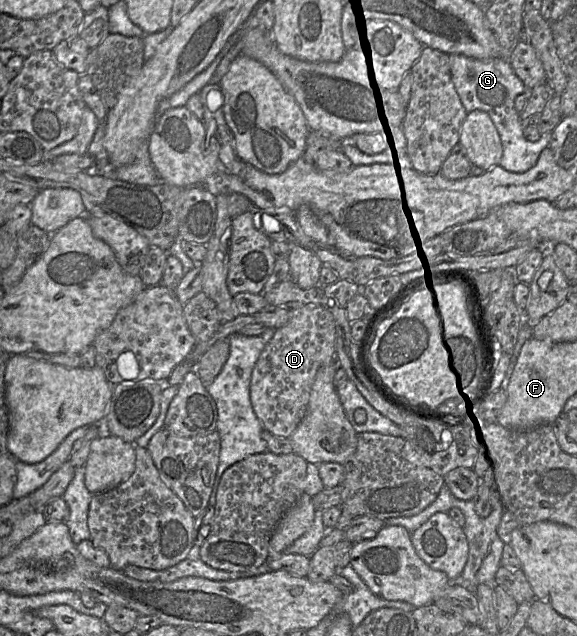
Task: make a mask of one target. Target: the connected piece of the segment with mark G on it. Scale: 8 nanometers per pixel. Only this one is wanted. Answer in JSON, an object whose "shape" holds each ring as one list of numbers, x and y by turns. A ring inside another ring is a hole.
{"shape":[[451,54,451,67,454,84,468,112,486,110,497,119,503,143,503,156,499,165,511,172,525,172,534,167,542,150,549,146,552,132,543,133,541,138,534,142,525,138,524,128,528,125,528,119,521,118,521,113,515,108,515,100,529,88,516,75,510,62,503,58,480,60]]}

